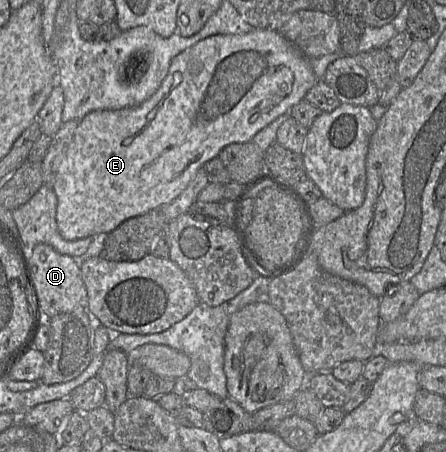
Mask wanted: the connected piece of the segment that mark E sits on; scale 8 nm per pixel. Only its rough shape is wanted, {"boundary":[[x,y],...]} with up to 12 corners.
{"boundary":[[274,29],[213,35],[147,101],[79,121],[60,235],[164,208],[305,100]]}

